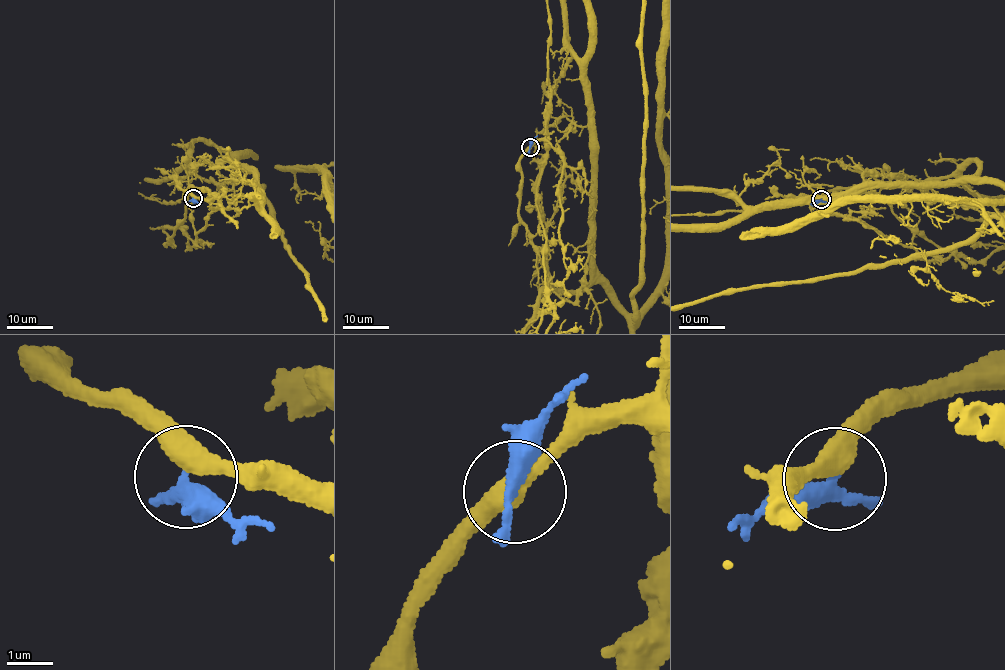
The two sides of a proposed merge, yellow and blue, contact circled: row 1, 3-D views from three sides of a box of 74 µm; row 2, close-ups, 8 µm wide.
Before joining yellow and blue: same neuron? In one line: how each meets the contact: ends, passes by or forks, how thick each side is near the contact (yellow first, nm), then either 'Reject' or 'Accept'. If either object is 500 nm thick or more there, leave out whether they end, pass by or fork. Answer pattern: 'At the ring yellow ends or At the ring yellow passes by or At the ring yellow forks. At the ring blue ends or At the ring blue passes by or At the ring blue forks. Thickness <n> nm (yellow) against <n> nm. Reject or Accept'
At the ring yellow passes by. At the ring blue passes by. Thickness 420 nm (yellow) against 320 nm. Reject

